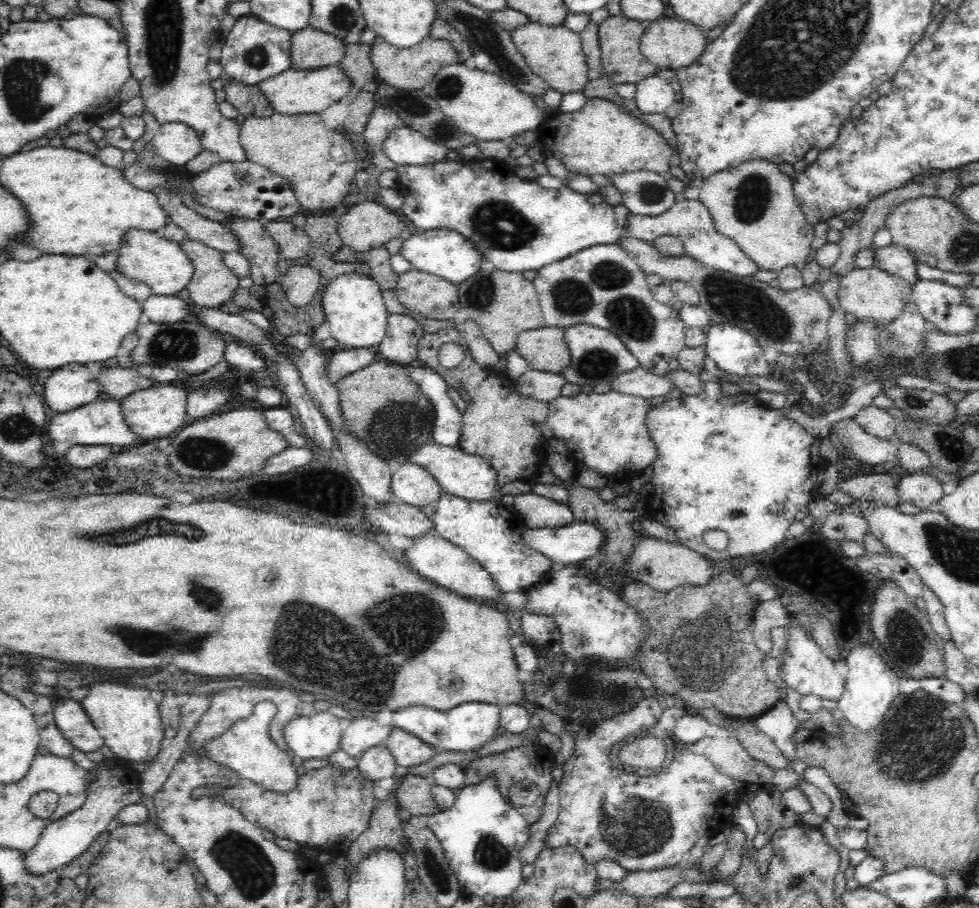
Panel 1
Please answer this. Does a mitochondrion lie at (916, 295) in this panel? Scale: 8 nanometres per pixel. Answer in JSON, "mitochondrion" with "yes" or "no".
{"mitochondrion":"no"}

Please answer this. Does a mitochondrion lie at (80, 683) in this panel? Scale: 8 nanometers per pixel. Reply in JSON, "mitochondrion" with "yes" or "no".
{"mitochondrion":"no"}

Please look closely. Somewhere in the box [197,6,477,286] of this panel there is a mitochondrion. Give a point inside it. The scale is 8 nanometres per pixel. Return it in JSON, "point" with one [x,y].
{"point":[448,87]}

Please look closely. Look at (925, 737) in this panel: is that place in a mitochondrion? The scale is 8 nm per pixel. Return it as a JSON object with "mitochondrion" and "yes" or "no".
{"mitochondrion":"yes"}

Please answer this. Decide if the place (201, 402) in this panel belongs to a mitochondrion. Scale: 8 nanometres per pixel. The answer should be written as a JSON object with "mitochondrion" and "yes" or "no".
{"mitochondrion":"no"}

